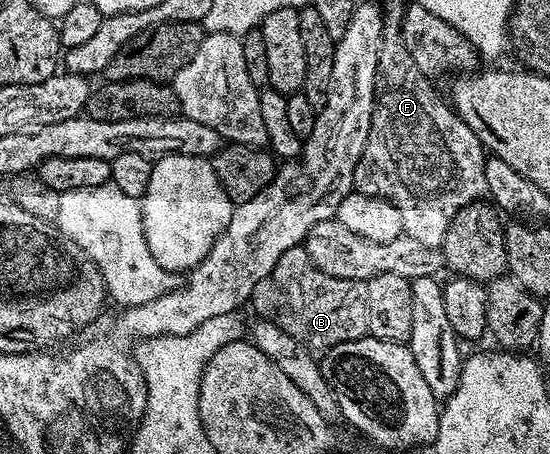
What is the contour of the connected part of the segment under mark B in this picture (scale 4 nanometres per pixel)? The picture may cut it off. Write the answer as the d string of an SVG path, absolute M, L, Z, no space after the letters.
M303 245L286 249L278 265L258 281L250 300L261 320L268 320L300 341L313 353L327 353L334 345L362 339L368 335L366 282L322 273Z

